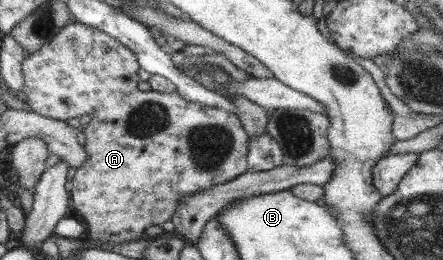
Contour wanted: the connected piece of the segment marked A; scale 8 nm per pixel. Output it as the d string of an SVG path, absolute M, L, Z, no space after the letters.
M69 23L63 26L63 29L57 34L52 42L45 44L35 53L25 56L23 61L23 79L24 92L27 96L25 101L37 114L46 116L47 118L59 119L66 121L68 118L80 118L81 116L91 116L89 125L84 128L85 133L85 152L88 154L87 160L75 171L73 176L73 187L70 192L71 205L73 206L73 214L78 217L86 228L85 240L93 244L123 244L123 242L133 242L138 239L147 238L145 230L149 226L162 226L163 222L172 220L180 198L189 196L194 192L207 190L217 184L237 178L240 174L245 174L248 171L248 149L249 140L242 126L239 117L233 111L200 105L196 102L189 102L183 98L177 91L172 93L160 93L157 91L141 91L137 87L137 82L140 78L137 74L140 65L138 59L130 48L119 44L115 38L111 38L107 34L85 26L80 23Z

